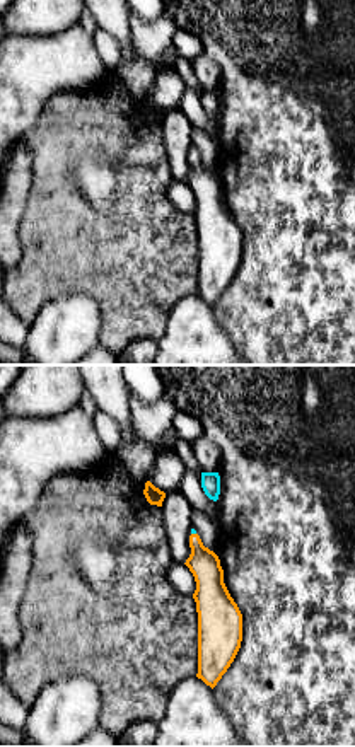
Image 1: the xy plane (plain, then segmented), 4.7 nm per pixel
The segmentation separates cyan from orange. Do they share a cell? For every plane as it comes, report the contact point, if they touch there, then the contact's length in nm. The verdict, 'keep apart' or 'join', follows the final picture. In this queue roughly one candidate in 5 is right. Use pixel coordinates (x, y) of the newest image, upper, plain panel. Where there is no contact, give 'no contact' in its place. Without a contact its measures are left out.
contact (193, 150); length 30 nm

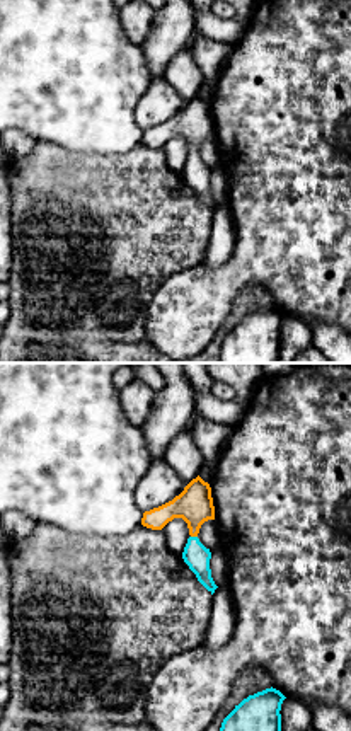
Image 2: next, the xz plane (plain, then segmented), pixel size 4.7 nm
contact (195, 155); length 30 nm

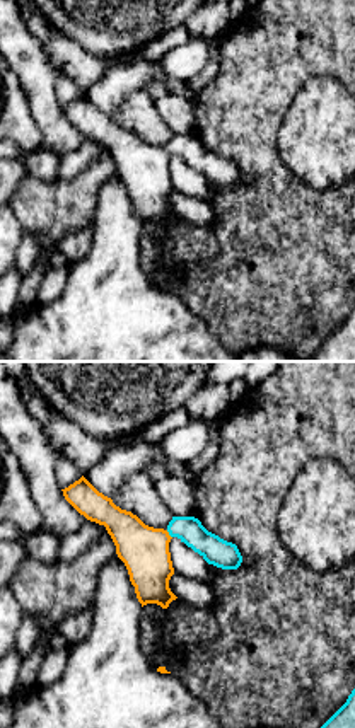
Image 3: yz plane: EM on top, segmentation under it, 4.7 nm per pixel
contact (169, 152); length 50 nm

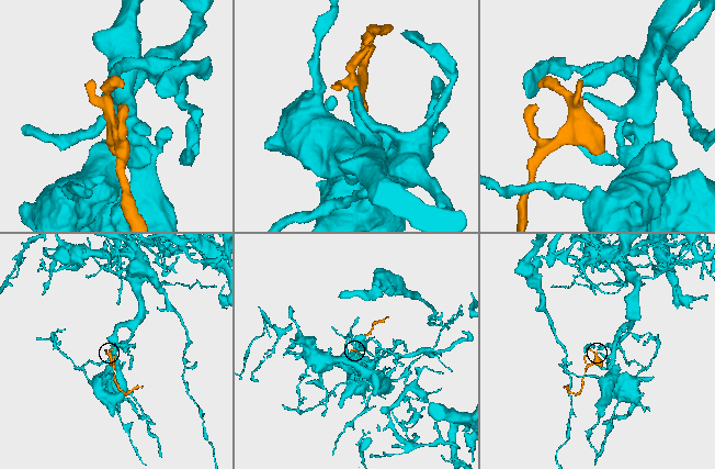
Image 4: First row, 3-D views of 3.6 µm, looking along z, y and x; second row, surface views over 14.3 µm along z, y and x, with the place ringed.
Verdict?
join

